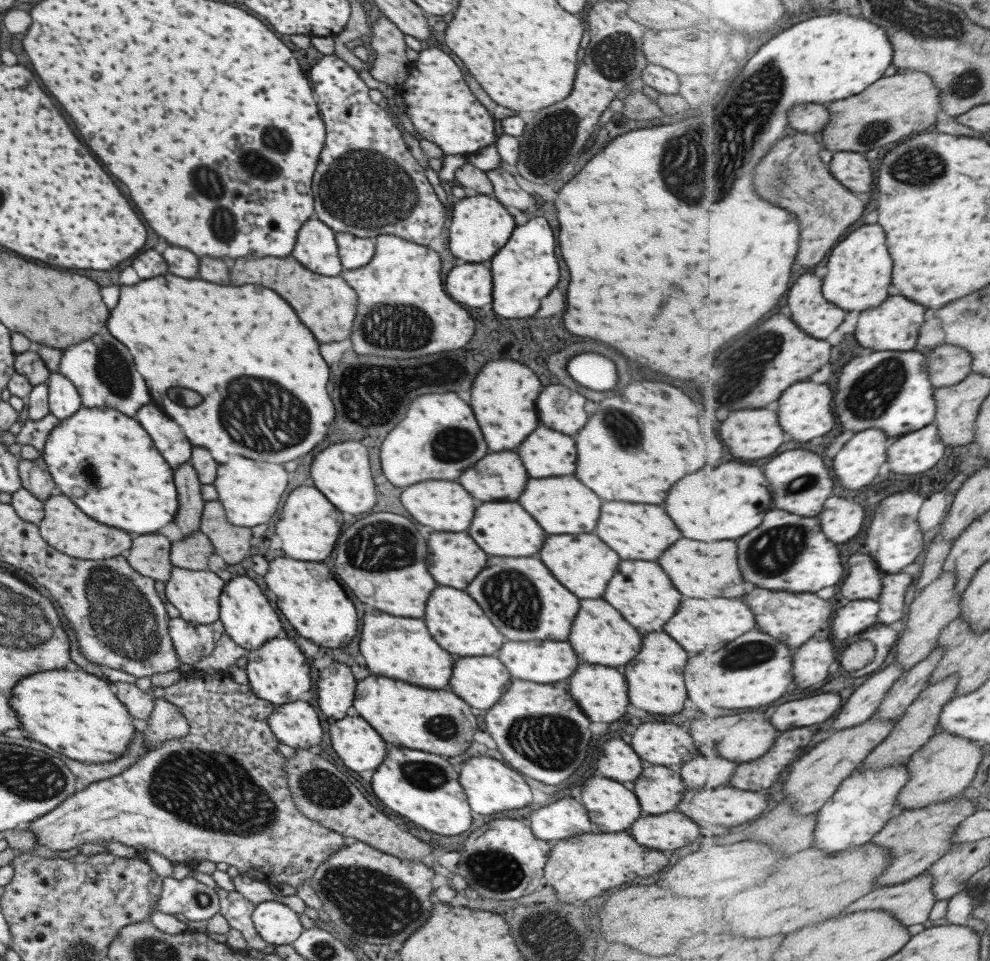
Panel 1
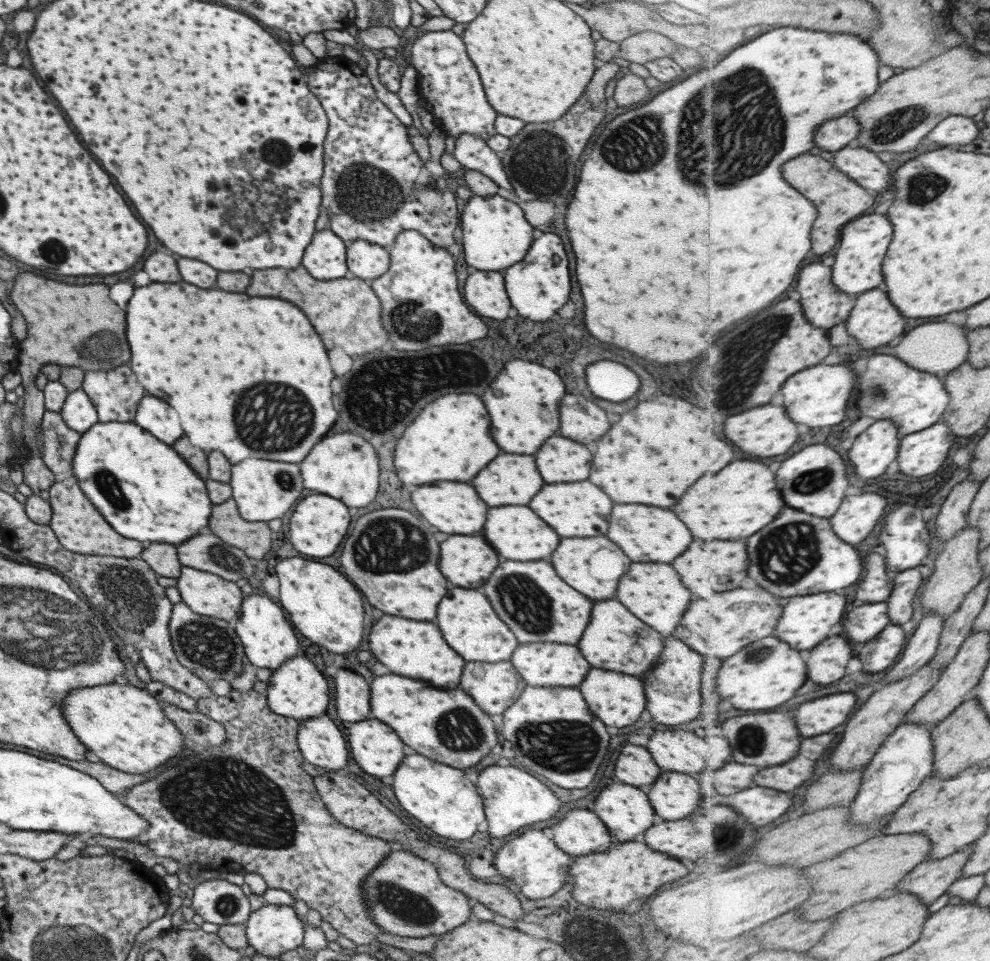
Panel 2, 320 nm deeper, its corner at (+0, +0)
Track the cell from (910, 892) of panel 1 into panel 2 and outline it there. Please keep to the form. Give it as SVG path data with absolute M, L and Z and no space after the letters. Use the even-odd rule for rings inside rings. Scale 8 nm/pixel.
M969 845L951 857L927 859L901 879L894 893L916 894L927 906L933 904L943 894L948 894L951 885L963 876L973 851Z

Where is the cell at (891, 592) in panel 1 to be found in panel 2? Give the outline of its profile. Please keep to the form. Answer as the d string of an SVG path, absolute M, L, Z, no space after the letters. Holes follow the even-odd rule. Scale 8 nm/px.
M911 569L899 572L901 574L895 580L893 598L889 598L891 602L890 618L896 625L905 624L913 618L913 612L915 612L913 602L915 602L915 596L919 596L919 588L923 587L921 570Z

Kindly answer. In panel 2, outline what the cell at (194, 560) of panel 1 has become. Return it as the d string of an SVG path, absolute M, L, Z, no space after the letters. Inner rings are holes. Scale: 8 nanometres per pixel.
M193 536L176 545L176 555L181 566L216 574L233 583L253 574L253 562L238 548L221 542L217 536Z

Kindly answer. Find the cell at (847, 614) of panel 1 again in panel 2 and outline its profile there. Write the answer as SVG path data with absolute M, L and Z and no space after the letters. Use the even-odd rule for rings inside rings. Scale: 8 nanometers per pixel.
M887 602L859 606L851 610L845 618L845 628L849 636L857 642L865 643L879 637L891 623Z

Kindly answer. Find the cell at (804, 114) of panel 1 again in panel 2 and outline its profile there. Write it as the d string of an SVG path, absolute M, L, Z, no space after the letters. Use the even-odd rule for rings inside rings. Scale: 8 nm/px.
M855 116L829 120L825 126L821 126L821 130L817 130L817 146L823 146L823 150L829 152L844 149L857 139L861 126Z

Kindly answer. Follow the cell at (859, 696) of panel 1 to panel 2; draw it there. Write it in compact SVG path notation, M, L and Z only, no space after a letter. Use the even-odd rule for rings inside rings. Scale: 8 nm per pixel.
M931 612L921 615L921 626L918 626L914 631L913 638L908 639L901 659L887 671L887 678L882 680L879 688L889 685L890 682L911 676L922 666L931 662L936 655L946 620L941 615Z

